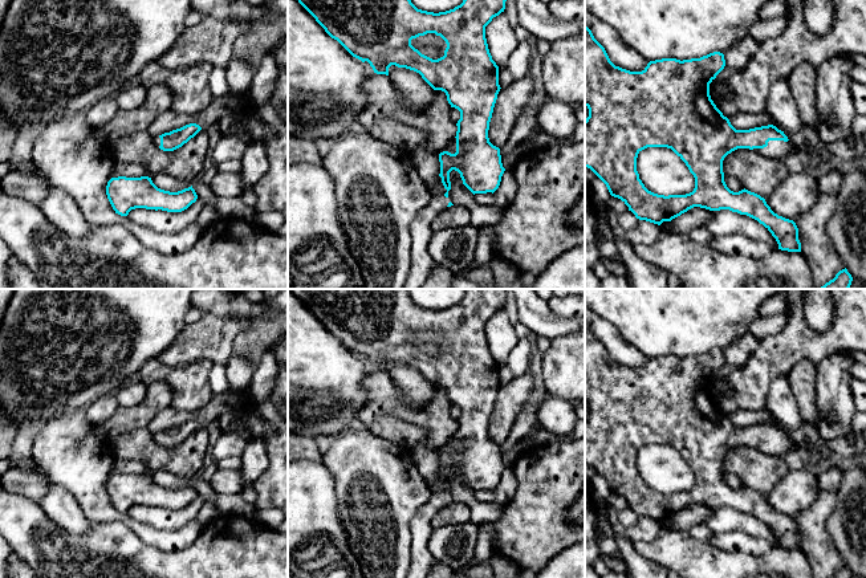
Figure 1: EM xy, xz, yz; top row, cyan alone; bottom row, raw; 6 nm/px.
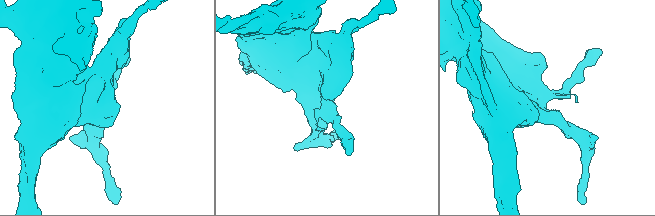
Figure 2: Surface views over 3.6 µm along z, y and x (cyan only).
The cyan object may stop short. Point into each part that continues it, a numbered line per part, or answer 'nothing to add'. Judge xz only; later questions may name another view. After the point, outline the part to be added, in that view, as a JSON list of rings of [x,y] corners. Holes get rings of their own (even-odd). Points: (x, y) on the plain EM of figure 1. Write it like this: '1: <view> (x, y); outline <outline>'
1: xz (422, 560); outline [[[451,487],[432,492],[430,500],[411,520],[411,566],[406,578],[426,578],[431,571],[435,563],[435,558],[428,549],[434,530],[431,518],[447,505],[450,498],[454,501]]]

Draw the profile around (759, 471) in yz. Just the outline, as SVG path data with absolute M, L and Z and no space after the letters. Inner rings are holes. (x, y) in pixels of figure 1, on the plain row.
M737 445L723 457L723 469L737 475L745 487L768 496L789 472L785 461L749 445Z

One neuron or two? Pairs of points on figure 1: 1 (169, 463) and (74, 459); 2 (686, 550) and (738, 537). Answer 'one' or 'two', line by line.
1: two
2: two

